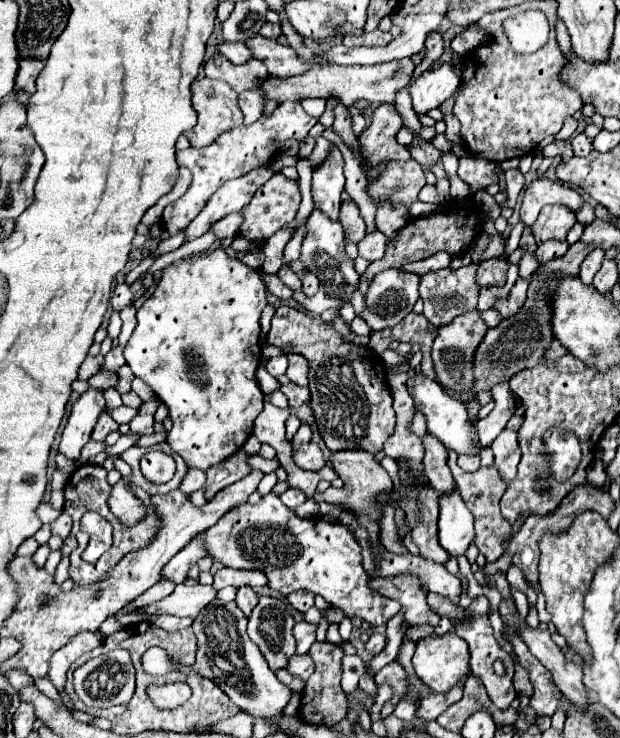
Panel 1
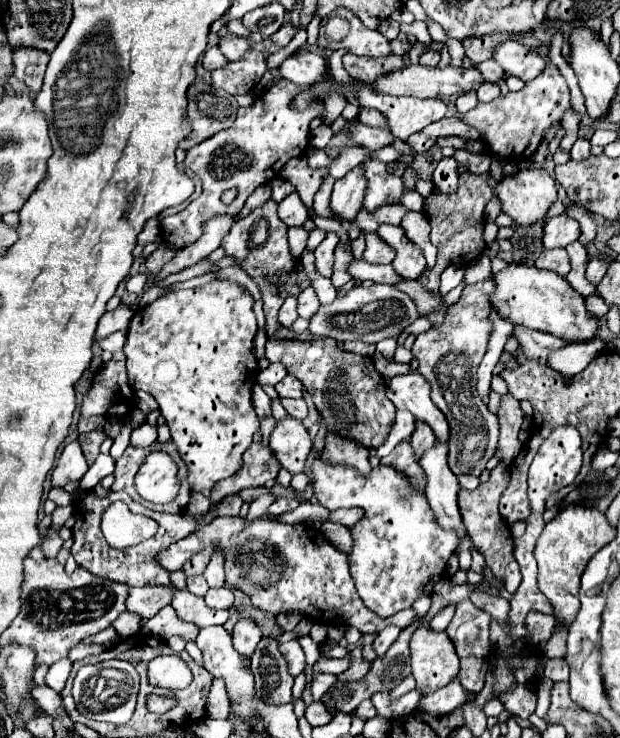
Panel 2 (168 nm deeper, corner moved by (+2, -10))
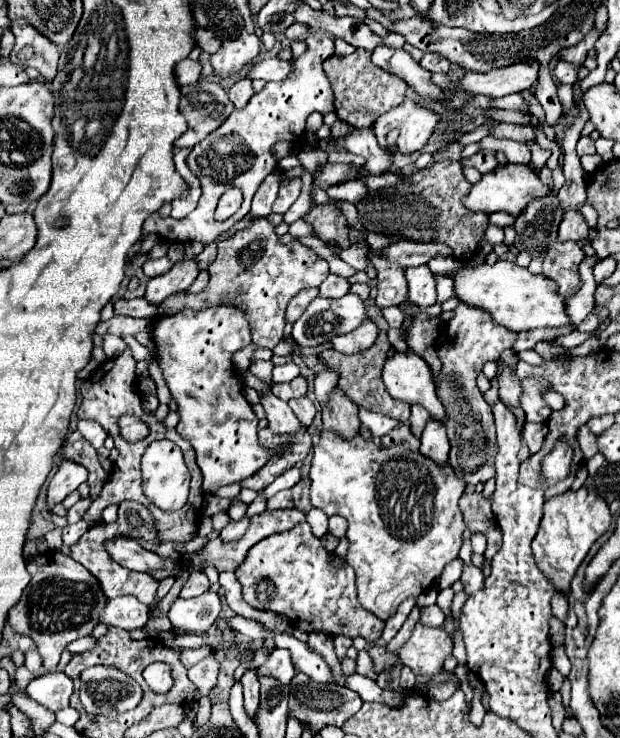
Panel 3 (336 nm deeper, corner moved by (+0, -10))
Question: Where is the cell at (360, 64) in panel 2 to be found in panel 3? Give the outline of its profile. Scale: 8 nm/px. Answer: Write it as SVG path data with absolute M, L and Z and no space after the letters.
M358 48L350 56L330 56L324 62L324 72L336 96L334 106L338 118L352 124L354 128L370 128L380 114L398 106L406 96L406 82L396 78L396 74L388 74L386 70L374 66L368 50Z

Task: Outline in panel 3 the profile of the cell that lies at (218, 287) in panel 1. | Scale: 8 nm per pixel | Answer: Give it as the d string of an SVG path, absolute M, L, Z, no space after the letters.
M212 306L204 310L180 310L174 316L156 316L152 318L152 340L158 352L158 364L162 368L166 386L172 398L178 402L180 422L176 432L188 440L196 452L196 462L202 470L204 492L216 492L220 486L242 482L244 478L258 472L274 450L264 450L256 434L256 414L250 402L244 398L242 374L234 368L232 356L252 342L248 314L236 306Z

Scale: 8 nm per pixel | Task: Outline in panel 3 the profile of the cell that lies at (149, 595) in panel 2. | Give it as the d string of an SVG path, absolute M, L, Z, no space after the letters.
M118 596L108 600L108 606L100 614L100 622L108 626L118 626L124 630L134 630L148 622L148 612L150 608L144 606L138 598Z

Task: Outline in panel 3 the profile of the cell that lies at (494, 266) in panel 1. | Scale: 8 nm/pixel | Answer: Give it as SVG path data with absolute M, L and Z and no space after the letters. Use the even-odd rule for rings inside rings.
M458 304L452 318L444 324L444 334L434 342L434 350L442 362L440 374L436 376L436 394L446 410L444 426L450 438L450 464L458 478L464 482L478 484L494 476L494 456L496 456L496 428L492 410L482 398L476 386L476 376L482 372L484 362L496 360L504 350L512 348L518 332L510 332L504 326L496 326L492 316L484 310ZM446 342L450 348L446 348Z

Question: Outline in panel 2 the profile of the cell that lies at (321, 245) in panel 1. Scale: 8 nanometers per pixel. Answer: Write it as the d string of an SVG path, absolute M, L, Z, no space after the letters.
M298 156L298 158L292 158L290 162L286 162L286 166L280 172L282 178L286 178L288 182L292 182L298 188L298 194L308 208L312 208L312 198L314 198L316 190L320 188L322 178L326 174L328 174L326 170L308 168L304 156Z

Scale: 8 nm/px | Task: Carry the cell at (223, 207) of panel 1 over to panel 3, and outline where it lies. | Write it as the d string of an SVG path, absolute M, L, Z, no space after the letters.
M186 256L184 260L176 262L172 266L170 272L150 278L148 286L146 286L146 294L144 298L152 304L160 304L164 298L186 290L198 276L198 262L194 256Z

